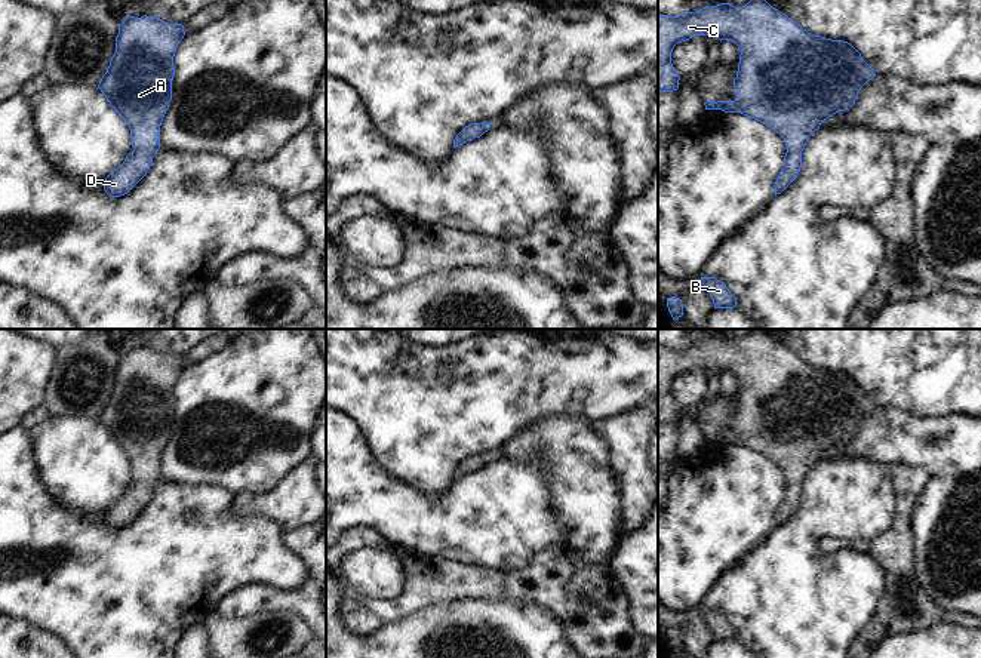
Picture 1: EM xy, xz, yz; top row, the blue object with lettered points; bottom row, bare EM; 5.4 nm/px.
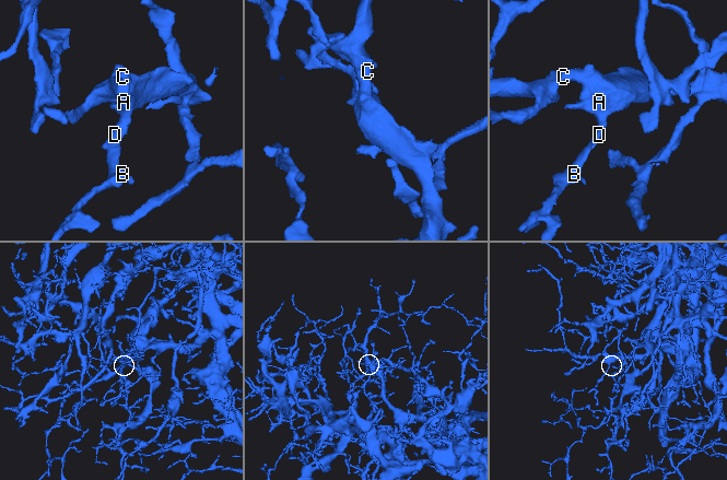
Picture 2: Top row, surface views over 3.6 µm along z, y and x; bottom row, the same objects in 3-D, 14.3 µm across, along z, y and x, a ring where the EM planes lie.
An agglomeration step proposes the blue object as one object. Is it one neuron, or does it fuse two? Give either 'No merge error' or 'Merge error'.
No merge error

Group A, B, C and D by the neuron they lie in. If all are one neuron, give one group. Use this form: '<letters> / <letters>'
A B C D

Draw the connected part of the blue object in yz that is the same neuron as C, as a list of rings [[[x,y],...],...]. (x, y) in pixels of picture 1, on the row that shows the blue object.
[[[750,0],[742,7],[729,3],[707,6],[677,16],[658,15],[658,92],[679,89],[671,52],[677,43],[695,36],[711,36],[734,41],[741,50],[734,87],[735,101],[707,101],[705,110],[741,113],[779,133],[787,145],[784,167],[774,187],[781,194],[799,175],[802,151],[821,123],[839,111],[849,110],[861,87],[876,77],[873,68],[848,41],[814,36],[766,0]]]

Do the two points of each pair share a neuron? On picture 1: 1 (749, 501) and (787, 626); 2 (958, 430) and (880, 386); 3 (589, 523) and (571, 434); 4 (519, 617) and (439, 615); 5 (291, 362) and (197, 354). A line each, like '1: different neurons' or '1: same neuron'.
1: different neurons
2: different neurons
3: same neuron
4: same neuron
5: different neurons

